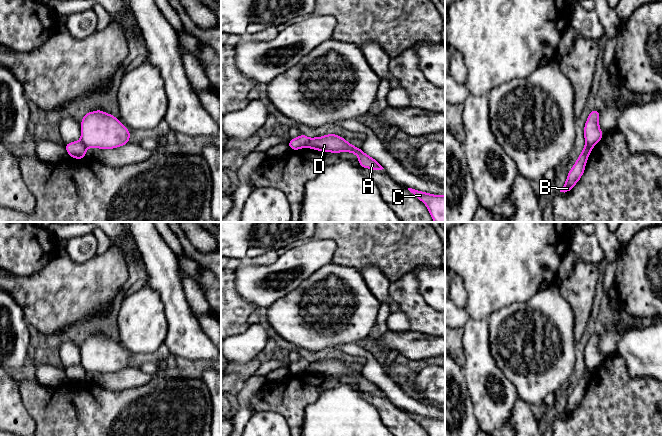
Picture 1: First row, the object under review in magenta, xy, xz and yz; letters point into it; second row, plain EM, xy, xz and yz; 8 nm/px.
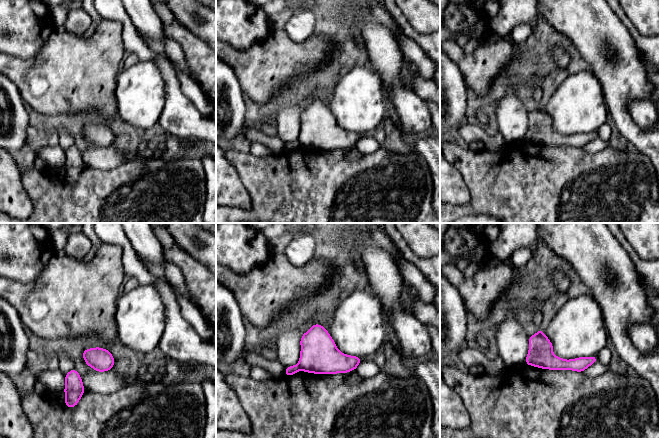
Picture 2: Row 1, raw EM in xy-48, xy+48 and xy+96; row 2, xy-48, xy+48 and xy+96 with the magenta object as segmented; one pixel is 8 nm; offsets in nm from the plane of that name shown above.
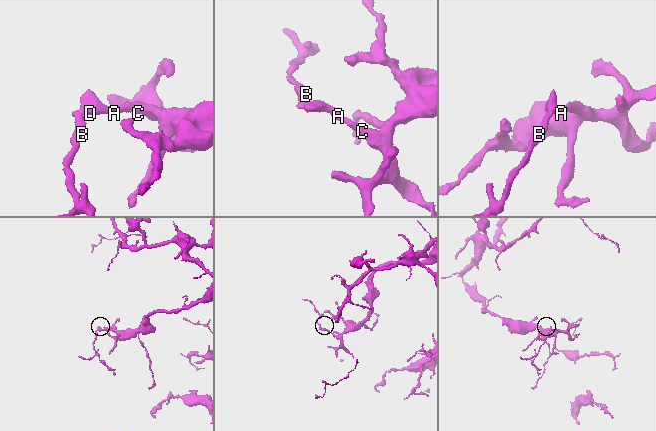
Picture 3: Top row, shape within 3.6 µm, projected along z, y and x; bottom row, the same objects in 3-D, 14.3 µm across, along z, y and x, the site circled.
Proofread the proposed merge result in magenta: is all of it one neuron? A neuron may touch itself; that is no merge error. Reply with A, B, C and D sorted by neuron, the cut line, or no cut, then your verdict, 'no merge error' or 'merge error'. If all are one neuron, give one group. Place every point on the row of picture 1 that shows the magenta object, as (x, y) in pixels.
A C D / B | xz (309, 138), (305, 146) | merge error

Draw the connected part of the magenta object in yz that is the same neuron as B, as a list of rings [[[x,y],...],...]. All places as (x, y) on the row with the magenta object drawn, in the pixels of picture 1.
[[[585,145],[581,154],[579,155],[577,161],[571,168],[568,173],[566,182],[560,192],[569,192],[576,185],[576,183],[580,180],[581,176],[584,173],[587,159],[592,151],[592,148],[588,145]]]

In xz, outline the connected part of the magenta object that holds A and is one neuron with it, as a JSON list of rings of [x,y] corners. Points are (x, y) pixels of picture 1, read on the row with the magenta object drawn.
[[[328,134],[322,137],[309,138],[307,148],[323,151],[323,152],[350,152],[354,153],[359,160],[359,164],[363,168],[382,170],[384,169],[375,159],[365,154],[361,148],[357,148],[347,142],[344,138],[337,134]]]

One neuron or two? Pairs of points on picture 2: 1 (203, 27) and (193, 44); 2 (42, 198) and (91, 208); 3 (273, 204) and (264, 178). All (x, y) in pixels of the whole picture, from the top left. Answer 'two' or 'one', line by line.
1: two
2: one
3: one

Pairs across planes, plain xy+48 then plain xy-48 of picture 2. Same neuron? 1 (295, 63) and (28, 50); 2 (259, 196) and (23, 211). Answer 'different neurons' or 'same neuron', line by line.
1: different neurons
2: different neurons

